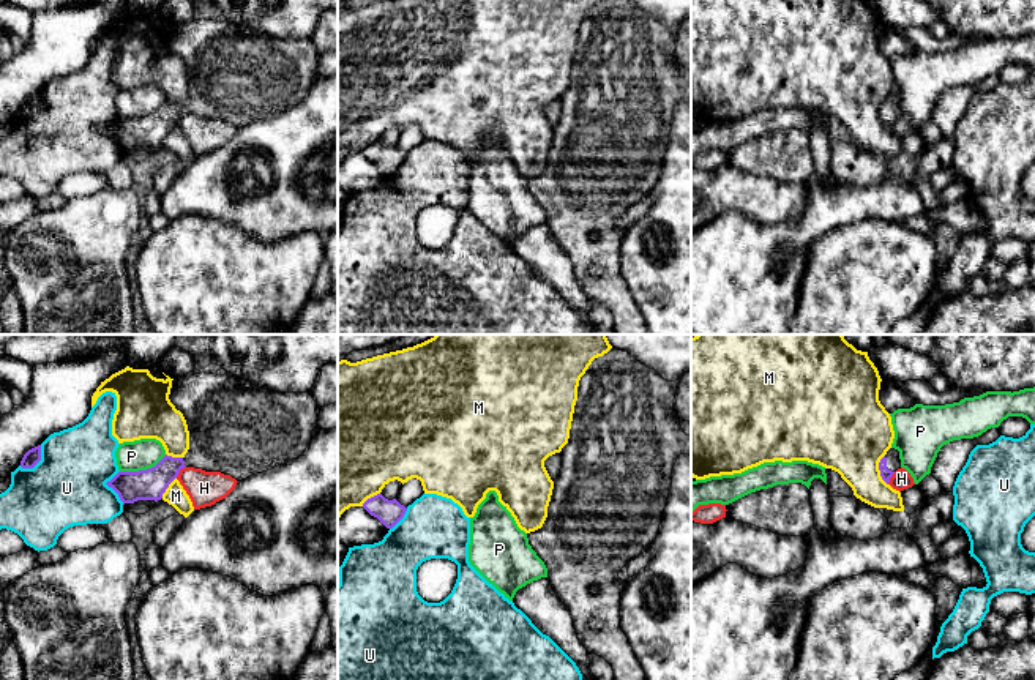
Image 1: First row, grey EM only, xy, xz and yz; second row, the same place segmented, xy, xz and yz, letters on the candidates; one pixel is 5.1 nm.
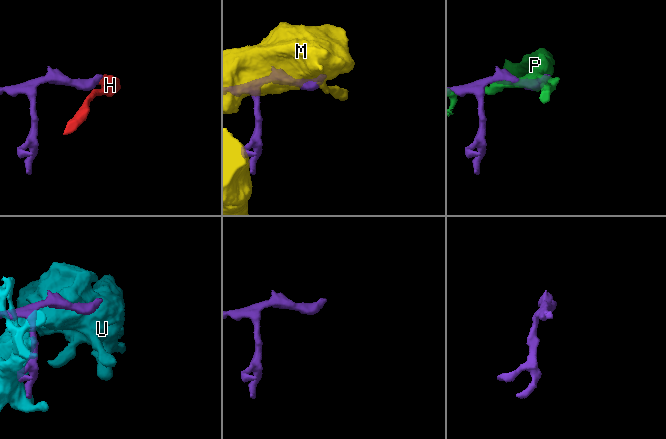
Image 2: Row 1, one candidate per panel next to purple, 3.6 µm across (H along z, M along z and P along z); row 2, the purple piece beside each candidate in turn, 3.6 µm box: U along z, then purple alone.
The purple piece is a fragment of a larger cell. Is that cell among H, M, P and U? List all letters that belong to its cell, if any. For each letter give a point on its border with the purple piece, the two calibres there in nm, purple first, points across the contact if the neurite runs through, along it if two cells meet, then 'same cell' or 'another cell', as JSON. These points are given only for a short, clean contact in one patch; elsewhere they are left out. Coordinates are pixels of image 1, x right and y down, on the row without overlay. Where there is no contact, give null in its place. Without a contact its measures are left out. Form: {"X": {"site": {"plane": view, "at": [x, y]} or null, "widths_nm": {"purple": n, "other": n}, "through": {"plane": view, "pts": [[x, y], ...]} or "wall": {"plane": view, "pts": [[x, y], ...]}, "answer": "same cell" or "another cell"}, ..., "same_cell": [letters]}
{"H": {"site": {"plane": "xy", "at": [179, 119]}, "widths_nm": {"purple": 160, "other": 180}, "wall": {"plane": "xy", "pts": [[185, 112], [175, 123]]}, "answer": "another cell"}, "M": {"site": {"plane": "yz", "at": [879, 115]}, "widths_nm": {"purple": 60, "other": 420}, "answer": "another cell"}, "P": {"site": {"plane": "xy", "at": [142, 117]}, "widths_nm": {"purple": 160, "other": 160}, "answer": "another cell"}, "U": {"site": {"plane": "xy", "at": [111, 133]}, "widths_nm": {"purple": 160, "other": 400}, "answer": "another cell"}, "same_cell": []}

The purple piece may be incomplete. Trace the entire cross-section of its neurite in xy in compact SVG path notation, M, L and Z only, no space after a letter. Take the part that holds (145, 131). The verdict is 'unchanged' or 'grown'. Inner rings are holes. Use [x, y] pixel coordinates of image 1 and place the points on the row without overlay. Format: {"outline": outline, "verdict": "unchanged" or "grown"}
{"outline": "M218 11L174 25L169 46L186 66L189 96L183 104L166 101L147 117L118 118L106 131L118 140L123 151L137 147L161 147L185 114L221 118L237 128L271 117L301 103L320 77L317 71L320 52L309 39L273 39Z", "verdict": "grown"}

